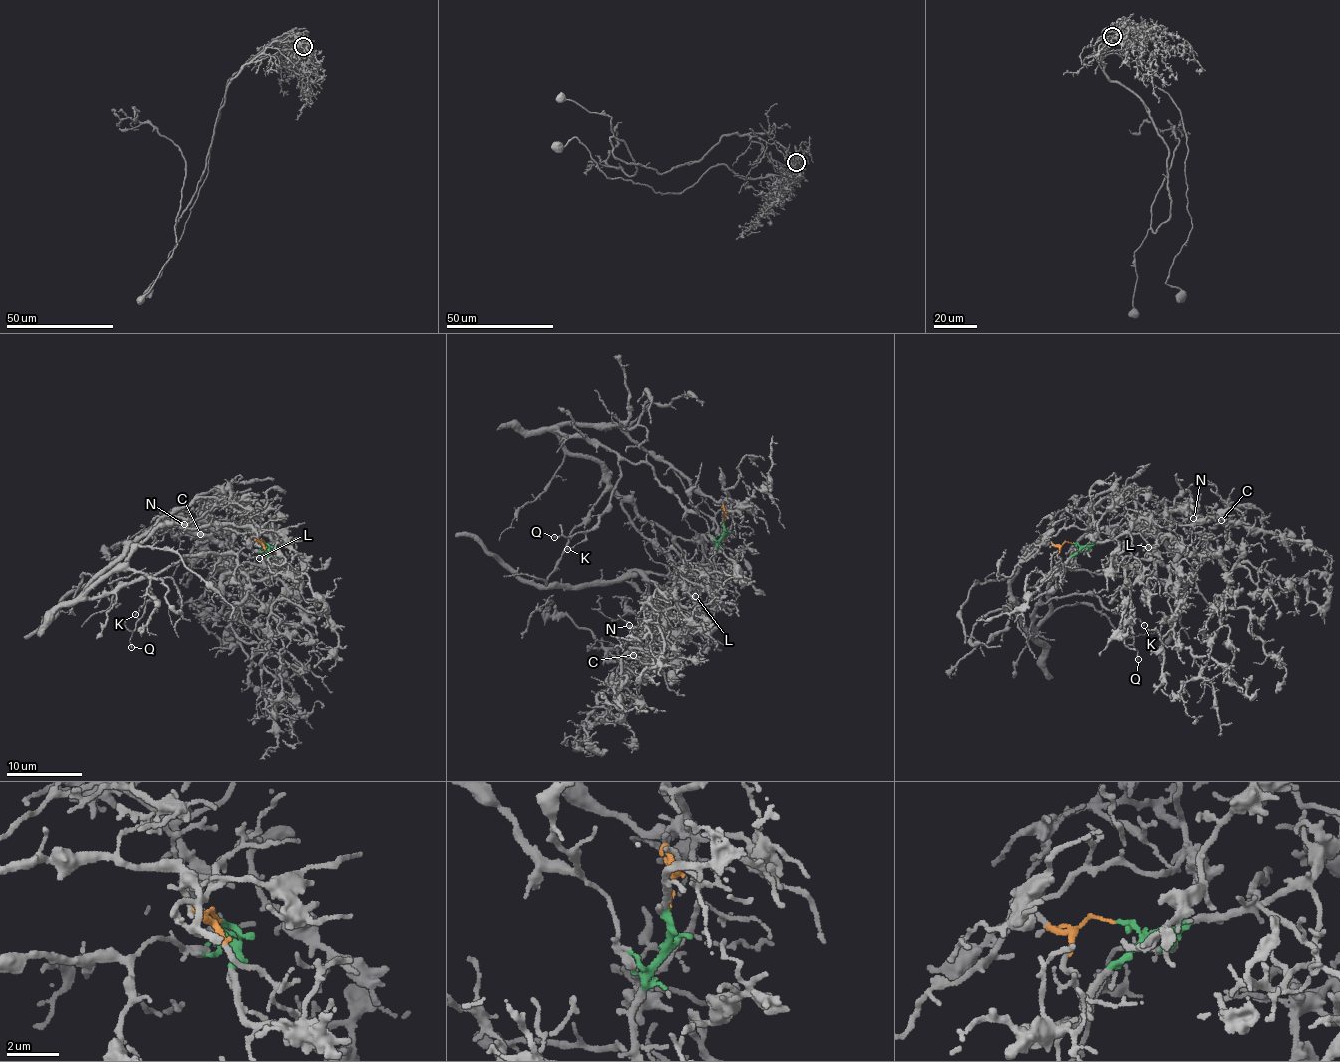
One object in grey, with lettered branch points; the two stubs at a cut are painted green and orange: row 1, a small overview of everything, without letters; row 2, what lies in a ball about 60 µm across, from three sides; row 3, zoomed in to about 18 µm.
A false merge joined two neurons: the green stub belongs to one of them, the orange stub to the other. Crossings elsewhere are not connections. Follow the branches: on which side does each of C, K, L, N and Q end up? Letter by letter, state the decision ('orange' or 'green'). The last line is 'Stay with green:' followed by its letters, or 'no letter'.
C: green
K: orange
L: green
N: green
Q: orange
Stay with green: C, L, N

